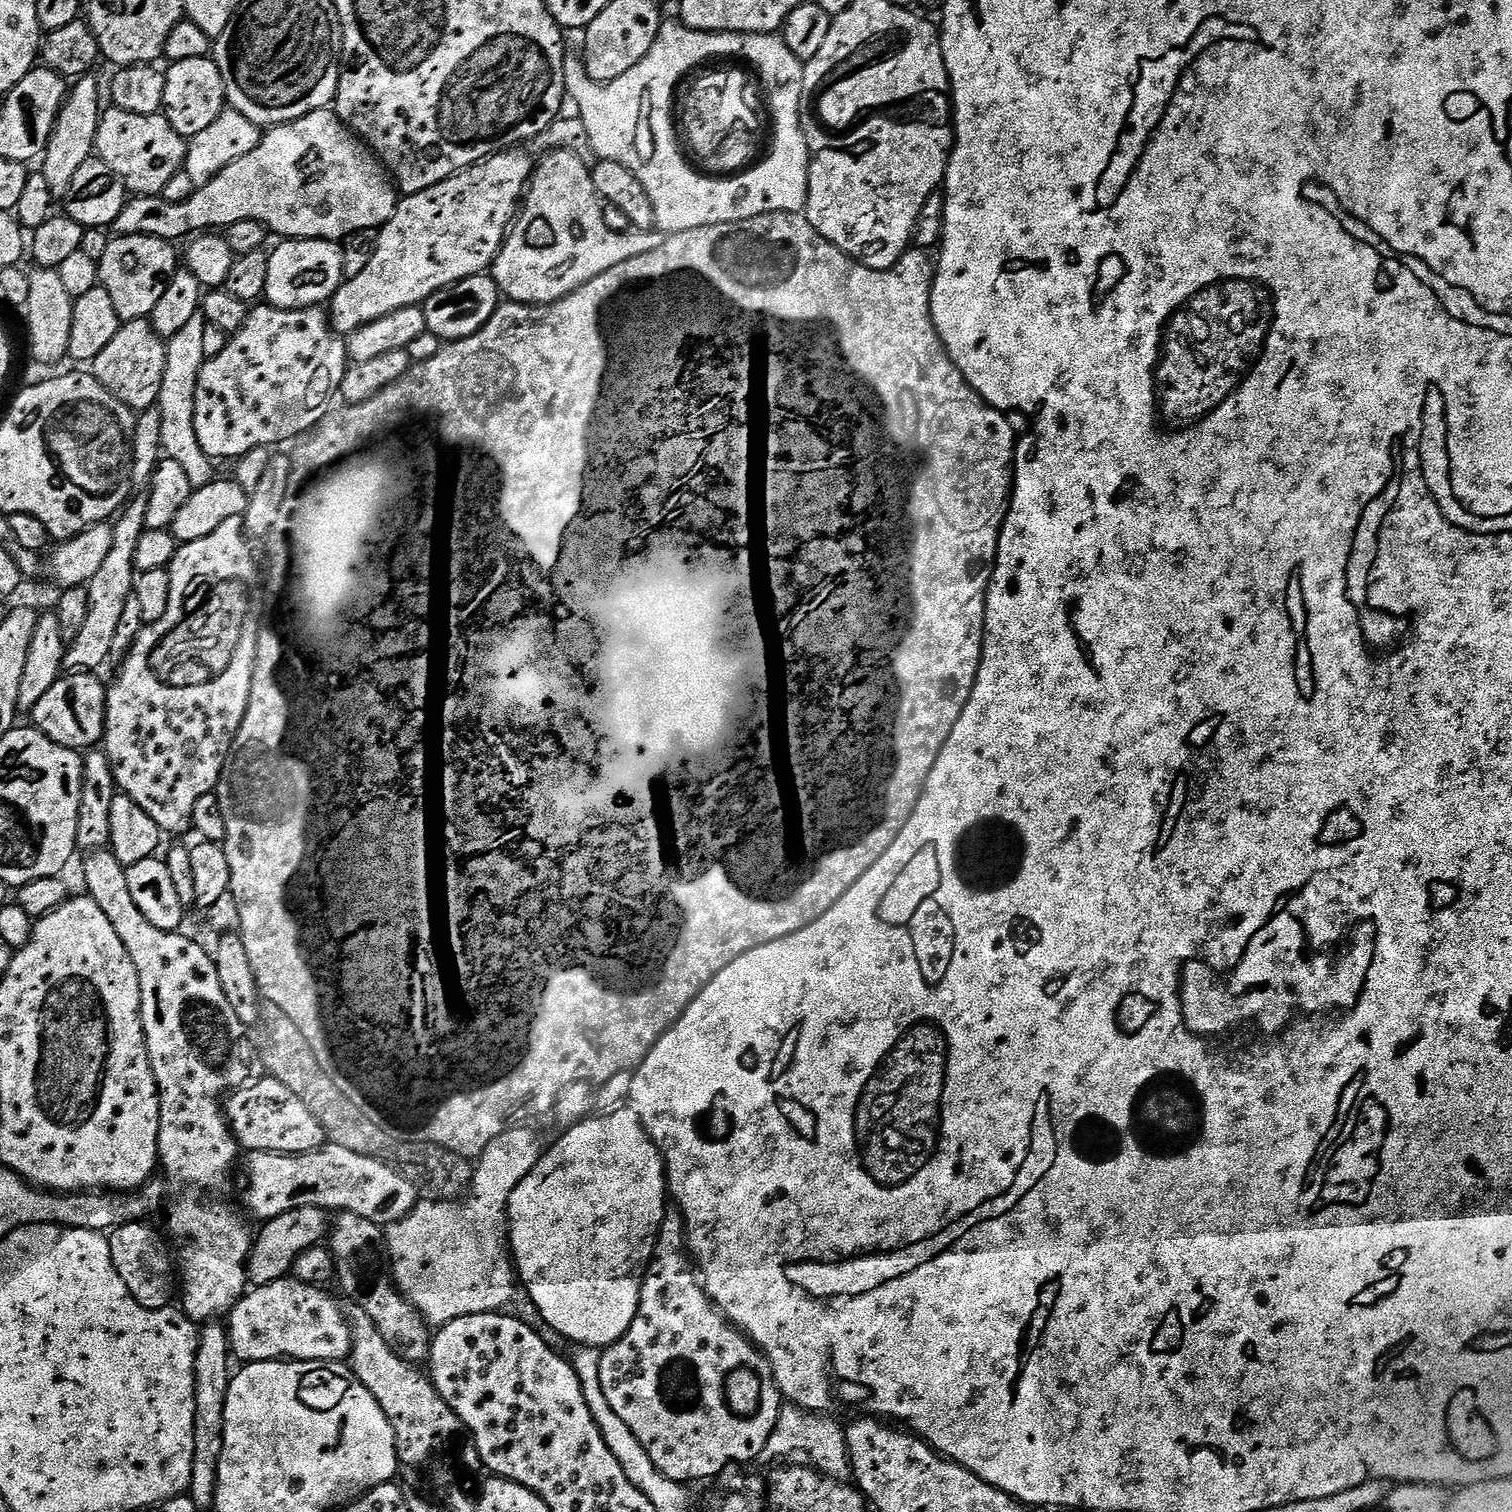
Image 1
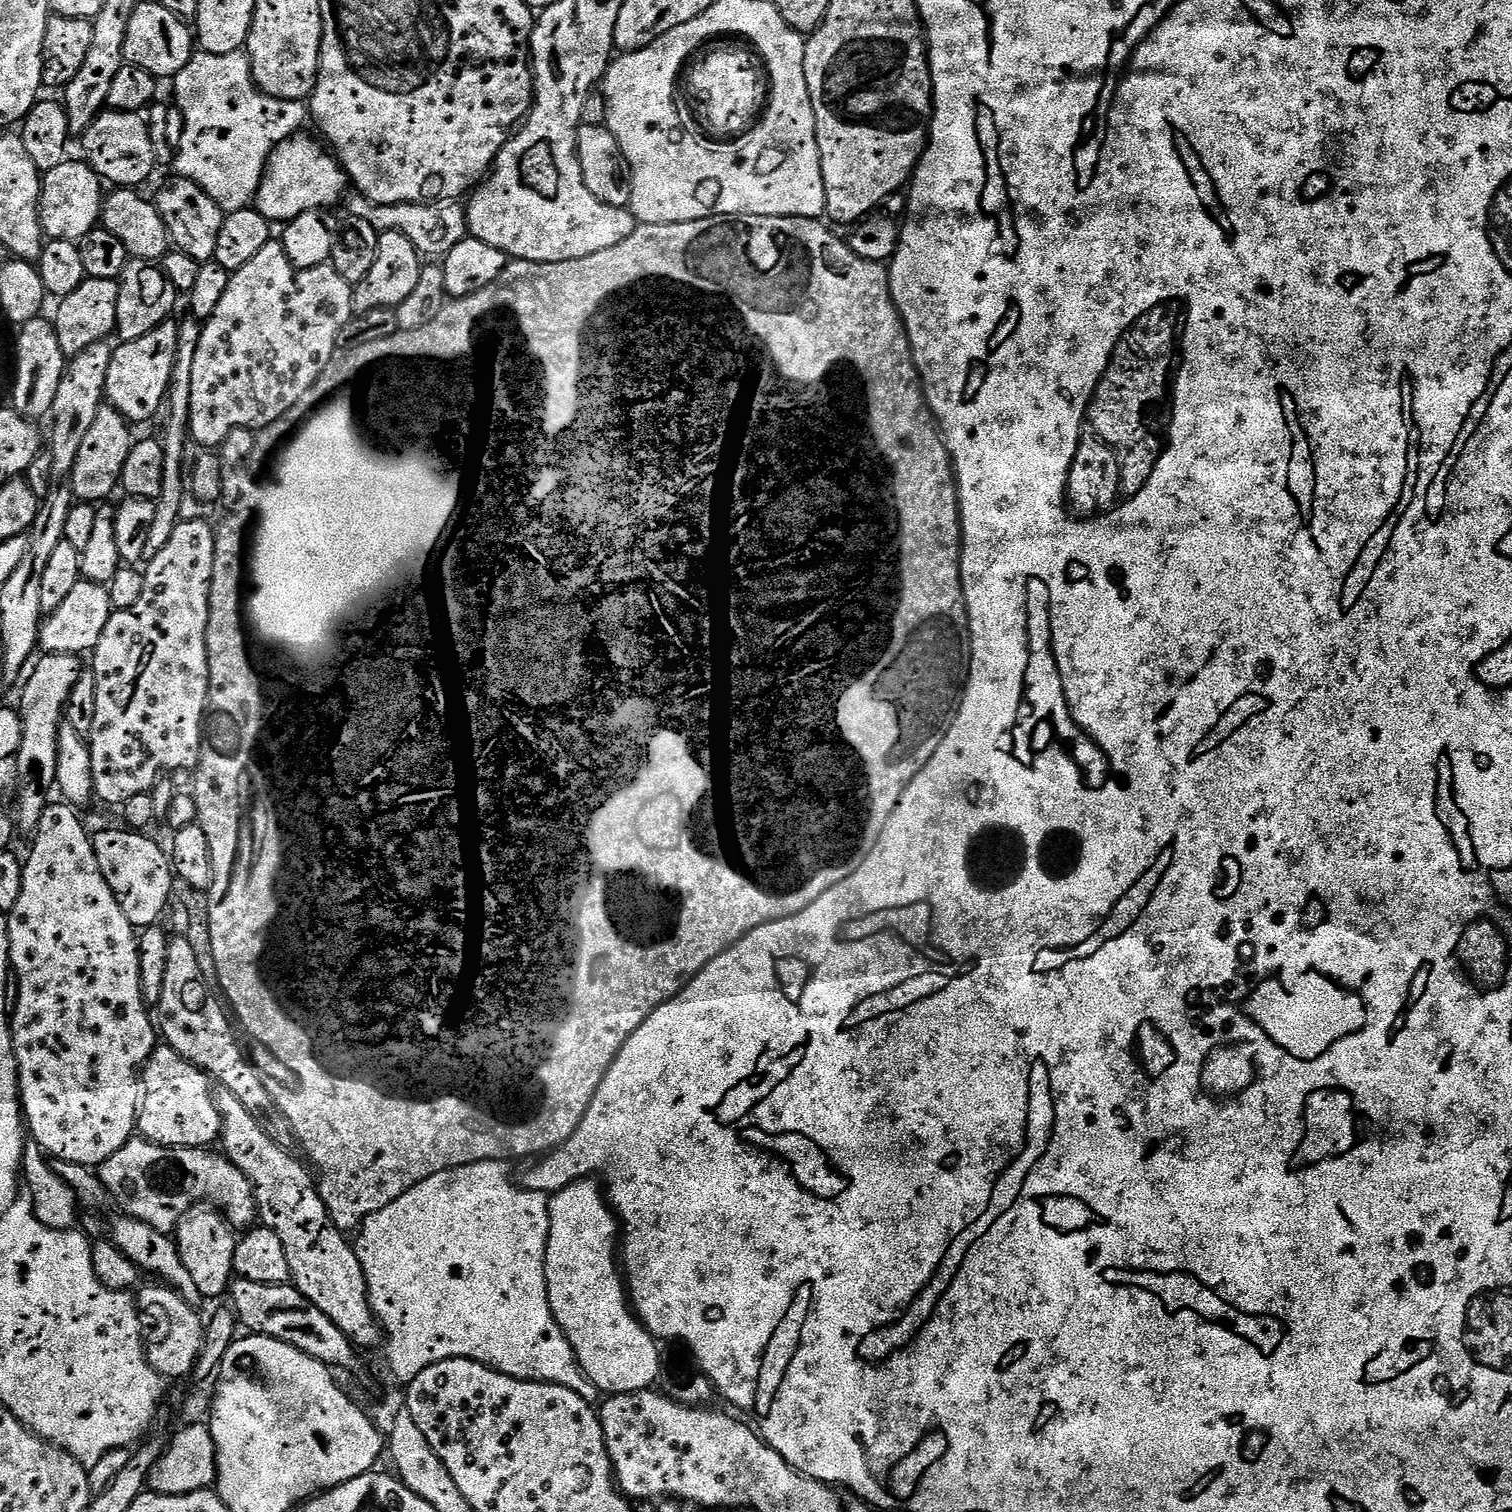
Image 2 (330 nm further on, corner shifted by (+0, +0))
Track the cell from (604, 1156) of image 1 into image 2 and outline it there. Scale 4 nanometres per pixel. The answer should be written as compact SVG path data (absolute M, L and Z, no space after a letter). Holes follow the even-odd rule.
M585 1178L576 1180L561 1192L551 1193L548 1217L550 1230L544 1273L548 1283L550 1310L558 1326L566 1334L584 1376L590 1382L594 1382L594 1386L598 1386L602 1394L617 1396L627 1392L649 1391L660 1378L661 1345L656 1337L641 1324L640 1317L636 1315L626 1295L626 1281L622 1275L621 1265L618 1263L618 1237L621 1235L622 1228L601 1185L595 1179Z

